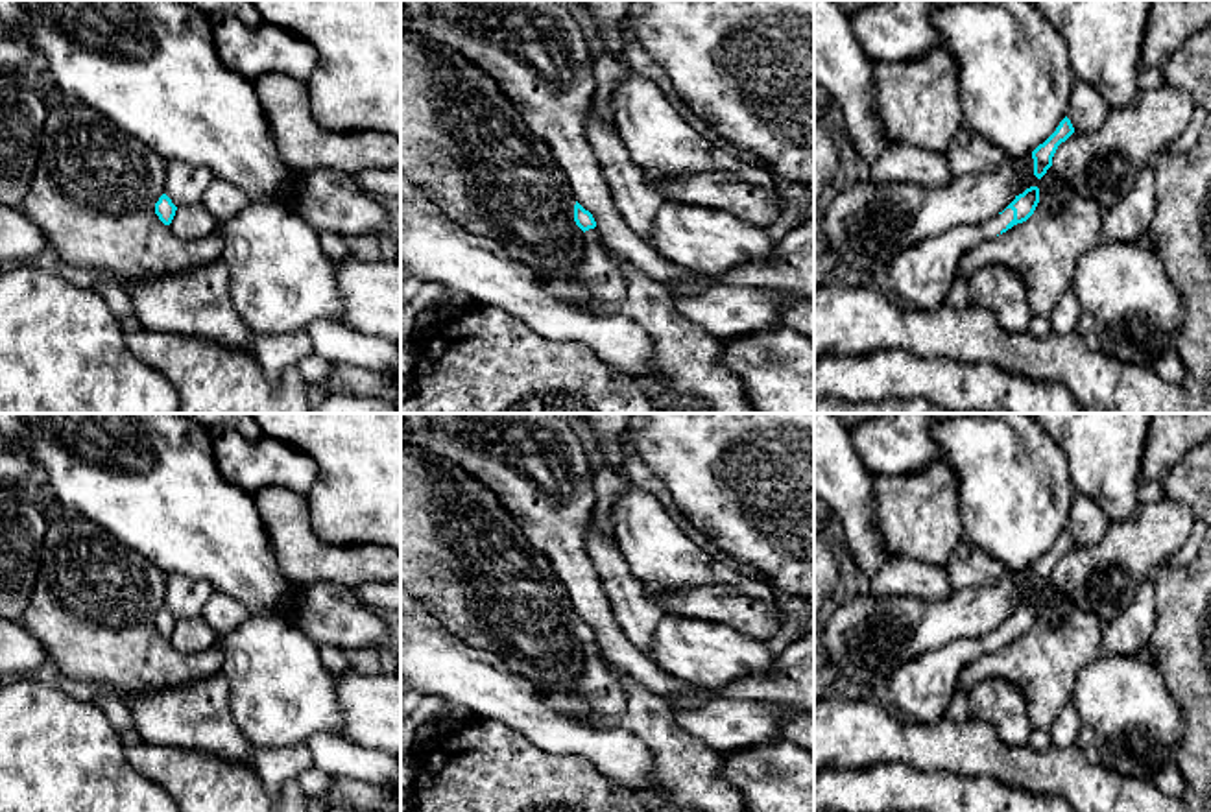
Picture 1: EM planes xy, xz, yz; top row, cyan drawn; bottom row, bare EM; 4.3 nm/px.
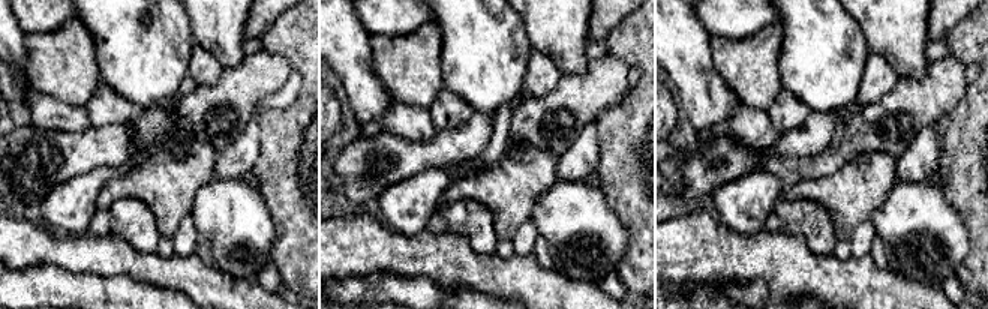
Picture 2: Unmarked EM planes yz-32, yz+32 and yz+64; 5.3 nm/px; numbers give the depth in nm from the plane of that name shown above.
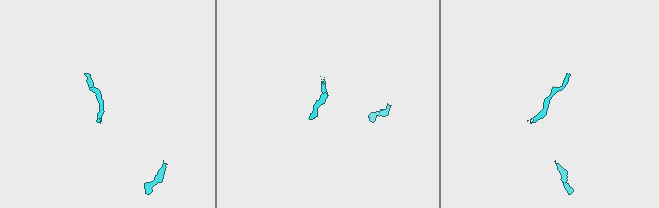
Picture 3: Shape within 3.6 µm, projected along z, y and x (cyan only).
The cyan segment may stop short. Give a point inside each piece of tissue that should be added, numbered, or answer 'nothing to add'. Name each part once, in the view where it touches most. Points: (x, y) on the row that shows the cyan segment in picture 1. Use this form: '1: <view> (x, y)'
1: yz (922, 275)

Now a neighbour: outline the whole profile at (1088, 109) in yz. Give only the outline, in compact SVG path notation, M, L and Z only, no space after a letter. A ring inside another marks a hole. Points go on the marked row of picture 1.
M1076 78L1067 109L1067 118L1071 120L1074 133L1100 129L1109 109L1111 107L1095 87Z

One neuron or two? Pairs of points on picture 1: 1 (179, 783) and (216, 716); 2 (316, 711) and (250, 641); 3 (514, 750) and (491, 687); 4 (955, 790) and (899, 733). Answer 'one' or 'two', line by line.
1: two
2: one
3: two
4: two

